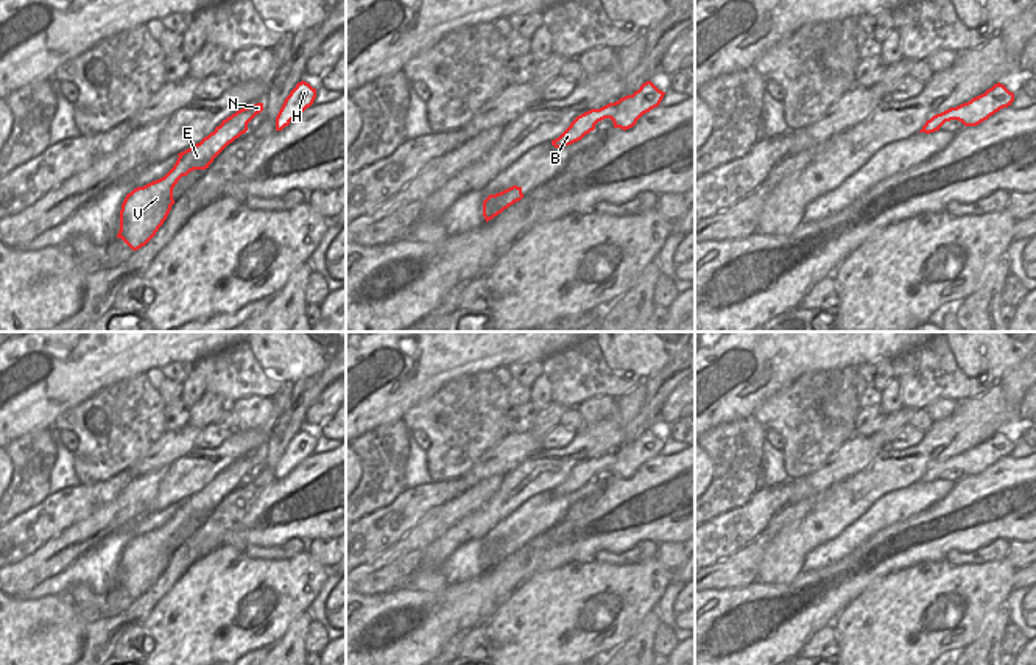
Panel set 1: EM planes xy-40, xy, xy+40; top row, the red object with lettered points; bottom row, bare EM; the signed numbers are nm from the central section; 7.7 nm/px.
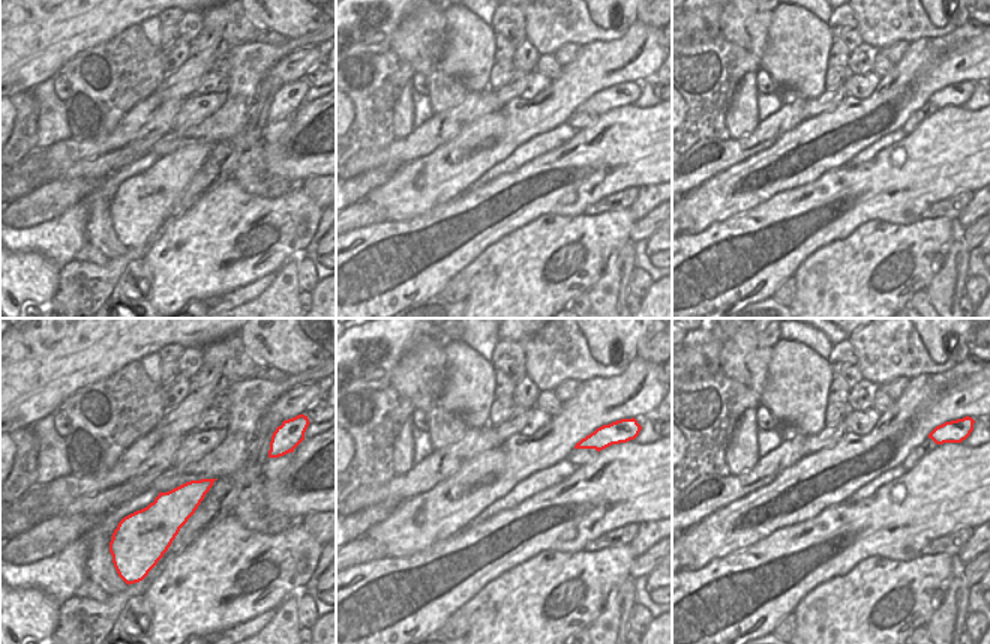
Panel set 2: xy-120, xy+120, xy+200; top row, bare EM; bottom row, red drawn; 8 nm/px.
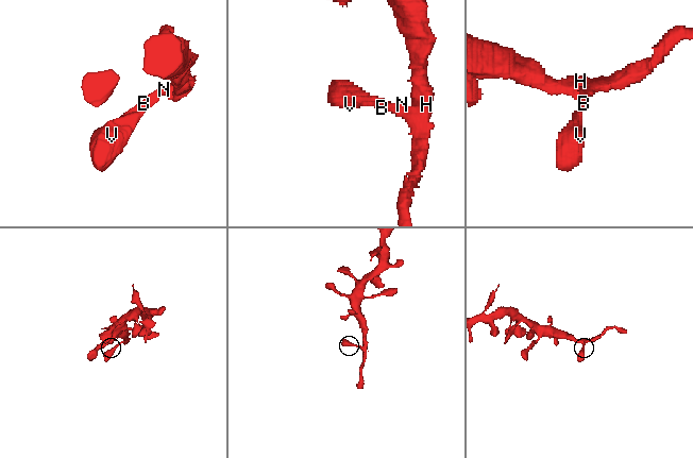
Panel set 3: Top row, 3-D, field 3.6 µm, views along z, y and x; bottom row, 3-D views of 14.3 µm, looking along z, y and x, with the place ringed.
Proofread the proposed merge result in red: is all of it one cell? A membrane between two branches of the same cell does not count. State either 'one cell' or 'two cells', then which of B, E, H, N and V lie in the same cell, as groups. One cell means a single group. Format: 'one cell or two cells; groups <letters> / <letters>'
one cell; groups B E H N V

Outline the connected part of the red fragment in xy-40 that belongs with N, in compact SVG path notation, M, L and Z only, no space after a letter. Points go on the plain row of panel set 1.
M263 452L237 459L199 492L179 501L176 512L164 526L128 542L120 559L117 587L122 587L132 600L145 595L167 568L174 553L173 537L178 530L193 519L209 517L229 492L248 480L248 472L262 459Z

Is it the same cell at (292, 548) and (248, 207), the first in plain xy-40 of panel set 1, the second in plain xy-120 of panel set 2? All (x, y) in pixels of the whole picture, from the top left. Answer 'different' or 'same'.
different

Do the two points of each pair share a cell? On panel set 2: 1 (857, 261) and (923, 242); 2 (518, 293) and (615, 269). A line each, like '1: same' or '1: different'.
1: same
2: different

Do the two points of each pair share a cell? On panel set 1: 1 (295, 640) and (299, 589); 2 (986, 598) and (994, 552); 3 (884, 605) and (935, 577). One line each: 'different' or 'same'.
1: different
2: different
3: same

